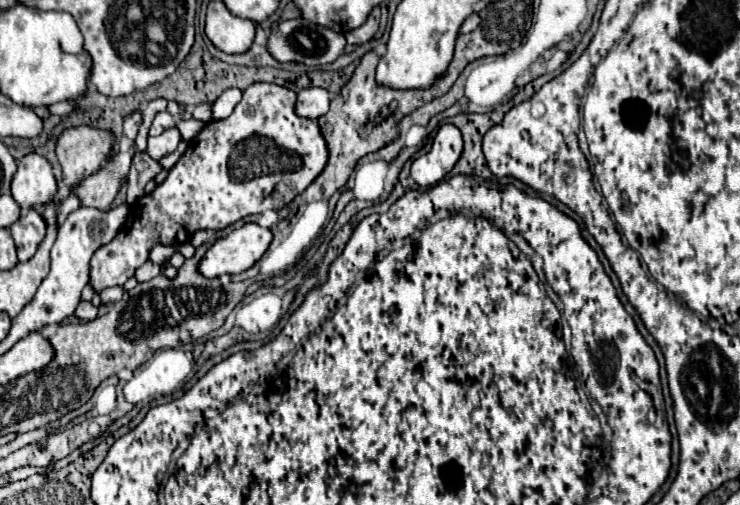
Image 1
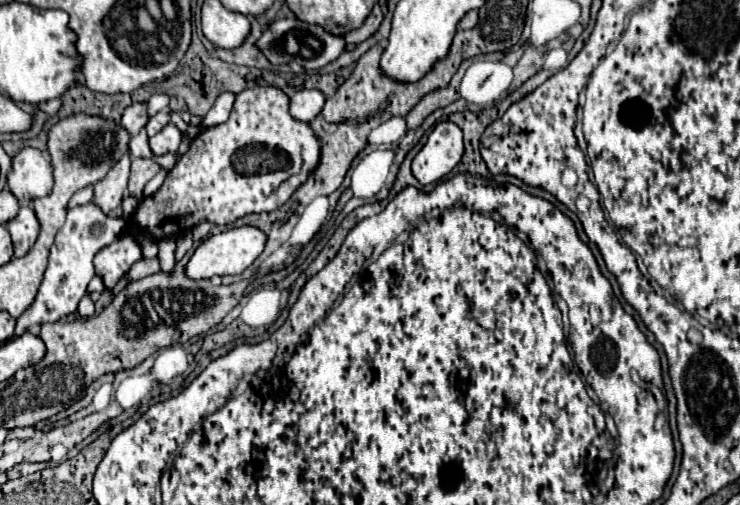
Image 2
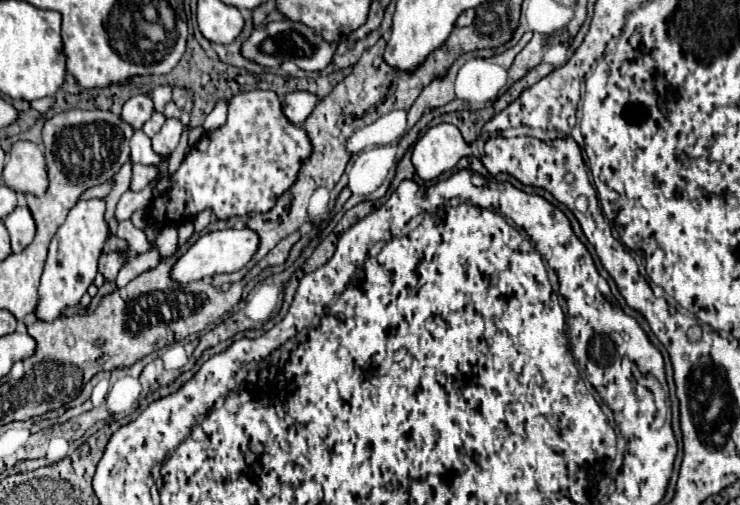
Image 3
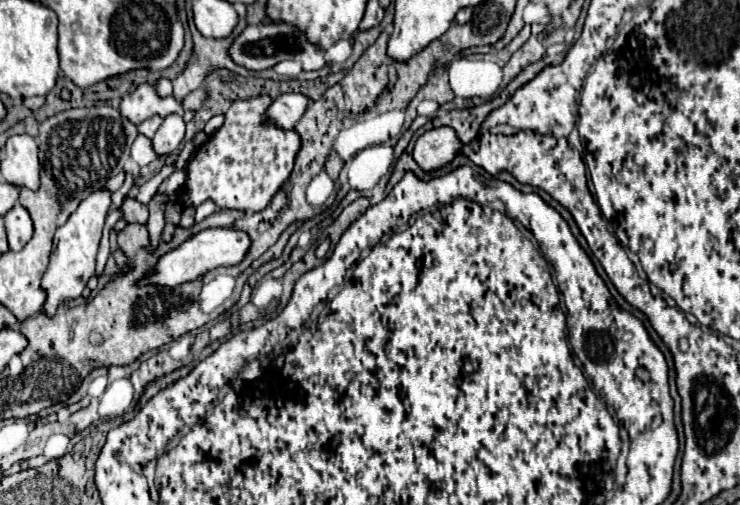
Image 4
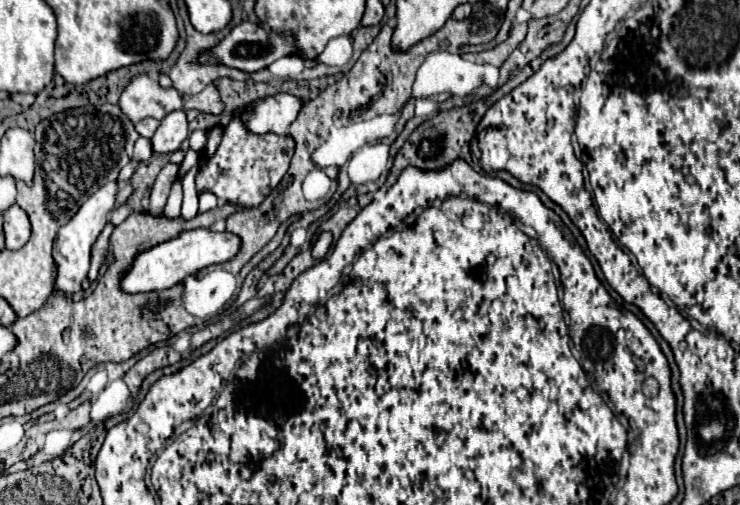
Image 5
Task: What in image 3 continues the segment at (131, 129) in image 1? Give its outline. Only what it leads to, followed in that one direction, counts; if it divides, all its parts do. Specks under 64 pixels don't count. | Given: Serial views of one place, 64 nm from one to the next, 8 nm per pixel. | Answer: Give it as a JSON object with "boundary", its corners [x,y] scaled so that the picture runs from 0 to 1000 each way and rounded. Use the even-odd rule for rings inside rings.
{"boundary":[[[184,186],[176,198],[170,198],[165,210],[165,234],[173,246],[178,246],[181,257],[189,257],[192,246],[203,238],[205,226],[208,226],[208,202],[203,186]]]}

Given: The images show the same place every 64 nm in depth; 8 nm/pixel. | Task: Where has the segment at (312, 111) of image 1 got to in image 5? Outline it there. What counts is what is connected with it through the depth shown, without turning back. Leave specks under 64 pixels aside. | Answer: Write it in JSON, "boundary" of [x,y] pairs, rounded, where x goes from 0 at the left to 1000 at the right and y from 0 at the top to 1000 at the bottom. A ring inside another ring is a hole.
{"boundary":[[[370,186],[341,206],[324,210],[324,238],[341,265],[376,265],[384,269],[389,250],[400,238],[408,198],[392,186]]]}

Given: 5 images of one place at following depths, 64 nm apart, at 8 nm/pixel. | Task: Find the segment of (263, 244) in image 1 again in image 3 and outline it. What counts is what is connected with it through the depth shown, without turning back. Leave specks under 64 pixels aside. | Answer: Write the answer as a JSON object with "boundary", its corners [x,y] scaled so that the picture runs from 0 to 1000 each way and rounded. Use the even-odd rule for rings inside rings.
{"boundary":[[[305,451],[305,455],[278,459],[265,479],[259,479],[246,507],[238,511],[238,519],[232,523],[232,535],[230,535],[230,554],[254,562],[262,554],[284,550],[289,543],[319,539],[341,511],[346,491],[349,491],[349,467],[346,467],[346,459],[341,459],[335,451]]]}

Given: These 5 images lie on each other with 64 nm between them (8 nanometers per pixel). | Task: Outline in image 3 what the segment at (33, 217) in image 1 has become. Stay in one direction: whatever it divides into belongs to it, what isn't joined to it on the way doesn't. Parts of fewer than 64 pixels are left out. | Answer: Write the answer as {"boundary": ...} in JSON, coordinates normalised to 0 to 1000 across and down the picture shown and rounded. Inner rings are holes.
{"boundary":[[[24,392],[24,408],[19,420],[14,420],[5,432],[5,444],[14,459],[14,475],[16,475],[16,499],[30,499],[46,471],[49,448],[46,448],[46,432],[32,400],[32,392]]]}

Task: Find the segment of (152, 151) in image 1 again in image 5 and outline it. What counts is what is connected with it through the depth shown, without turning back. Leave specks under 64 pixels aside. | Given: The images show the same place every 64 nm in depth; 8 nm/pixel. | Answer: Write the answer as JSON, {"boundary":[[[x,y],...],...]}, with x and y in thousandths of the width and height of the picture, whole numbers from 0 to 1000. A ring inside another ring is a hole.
{"boundary":[[[249,218],[230,222],[214,250],[211,265],[205,269],[208,301],[232,305],[243,293],[243,285],[254,273],[254,238]]]}

